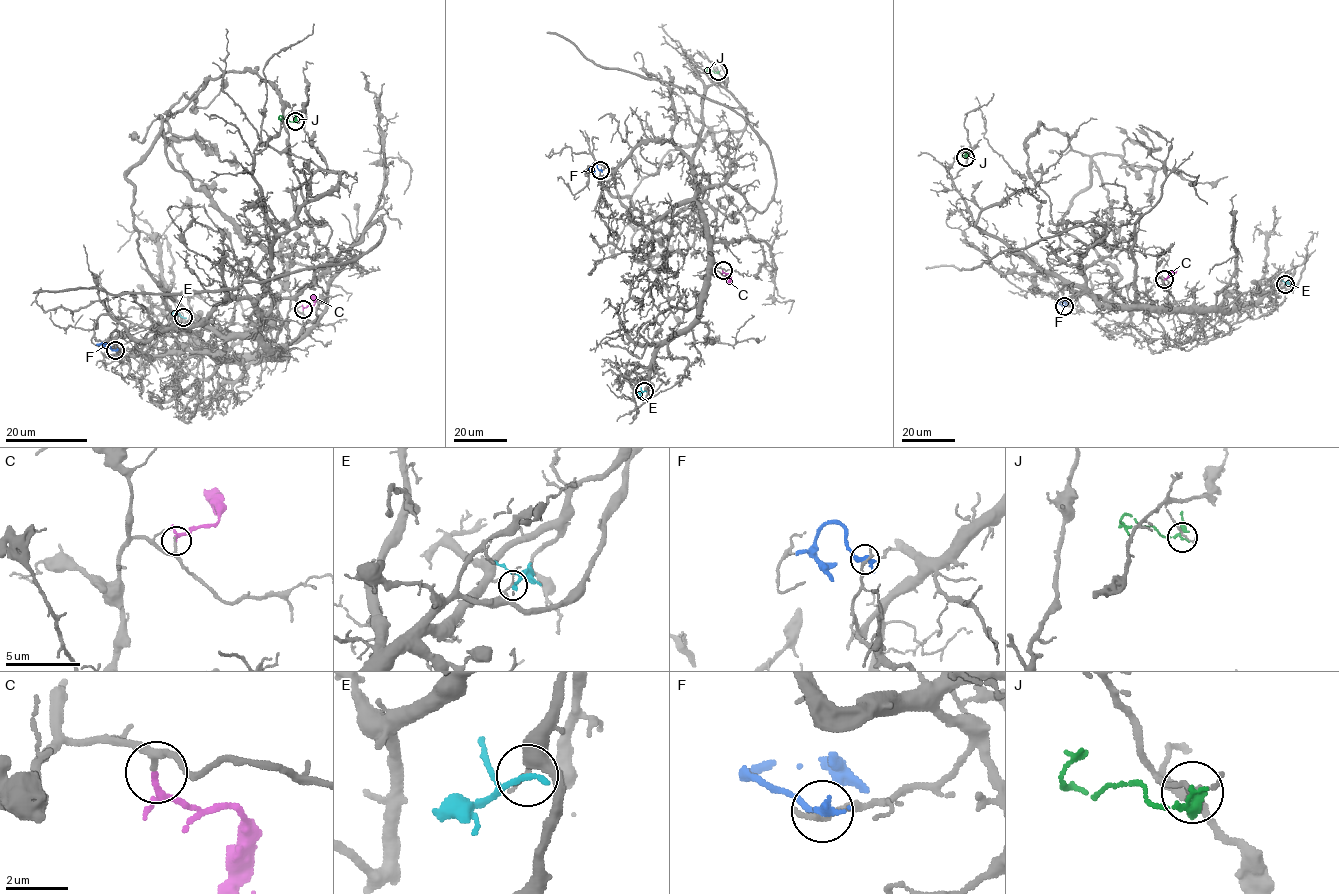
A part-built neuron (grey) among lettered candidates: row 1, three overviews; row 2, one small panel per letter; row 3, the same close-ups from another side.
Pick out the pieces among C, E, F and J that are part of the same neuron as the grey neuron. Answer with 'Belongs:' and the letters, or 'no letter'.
Belongs: C

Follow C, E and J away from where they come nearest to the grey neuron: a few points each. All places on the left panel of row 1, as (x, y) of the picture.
C: (303, 309), (314, 303), (310, 295)
E: (183, 317), (170, 315)
J: (295, 122), (280, 116), (279, 119), (282, 119)

